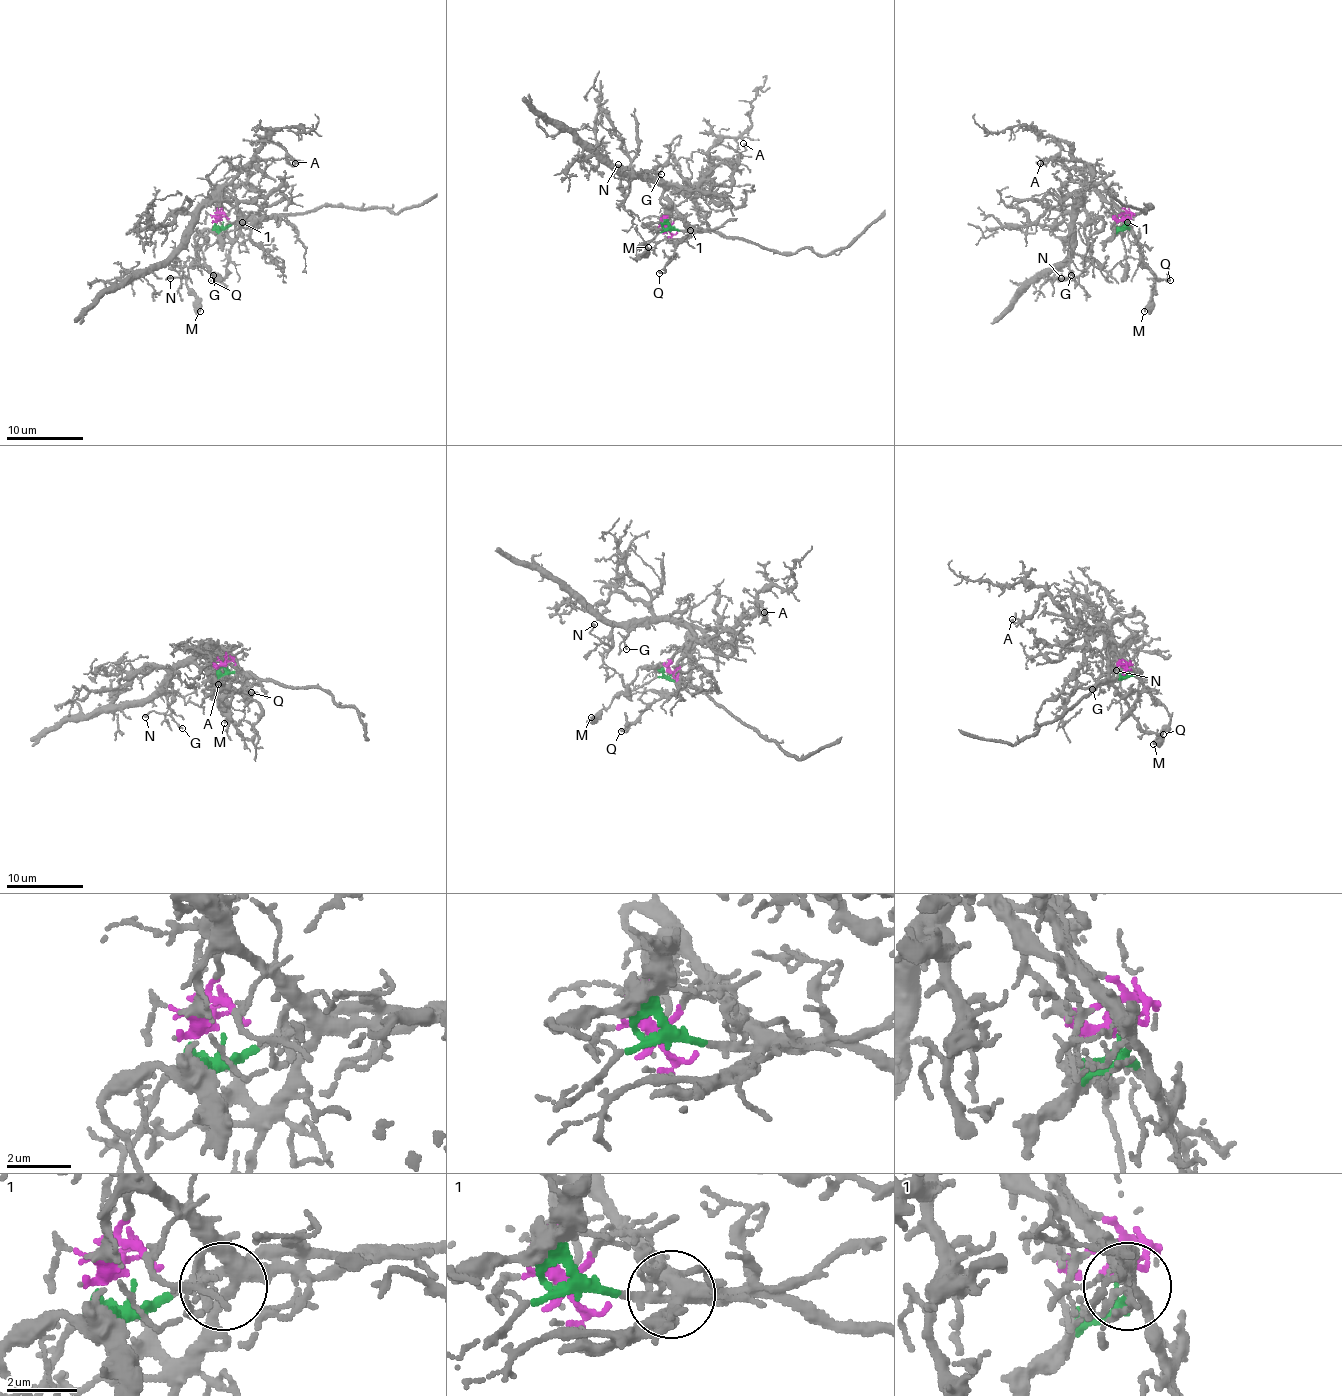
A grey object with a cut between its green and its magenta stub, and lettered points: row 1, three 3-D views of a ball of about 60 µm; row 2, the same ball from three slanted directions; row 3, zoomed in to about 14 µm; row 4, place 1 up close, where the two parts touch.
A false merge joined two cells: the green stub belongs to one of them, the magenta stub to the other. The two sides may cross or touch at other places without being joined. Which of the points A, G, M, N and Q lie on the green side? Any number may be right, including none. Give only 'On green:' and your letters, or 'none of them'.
On green: M

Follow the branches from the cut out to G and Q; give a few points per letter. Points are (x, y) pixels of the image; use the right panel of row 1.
G: (1124, 220), (1119, 220), (1097, 193), (1088, 187), (1074, 208), (1069, 233), (1071, 275)
Q: (1124, 220), (1120, 214), (1115, 221), (1126, 221), (1140, 260), (1170, 281)

